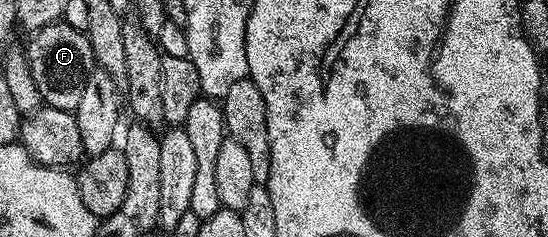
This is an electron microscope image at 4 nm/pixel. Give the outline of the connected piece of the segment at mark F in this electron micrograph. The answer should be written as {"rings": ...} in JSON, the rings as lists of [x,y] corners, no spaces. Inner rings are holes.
{"rings":[[[56,22],[49,26],[41,26],[26,37],[25,51],[29,70],[37,90],[41,90],[41,98],[48,108],[60,108],[66,112],[74,112],[81,102],[81,93],[85,91],[85,82],[96,67],[95,55],[87,41],[86,31],[78,32],[73,26],[64,22]]]}

